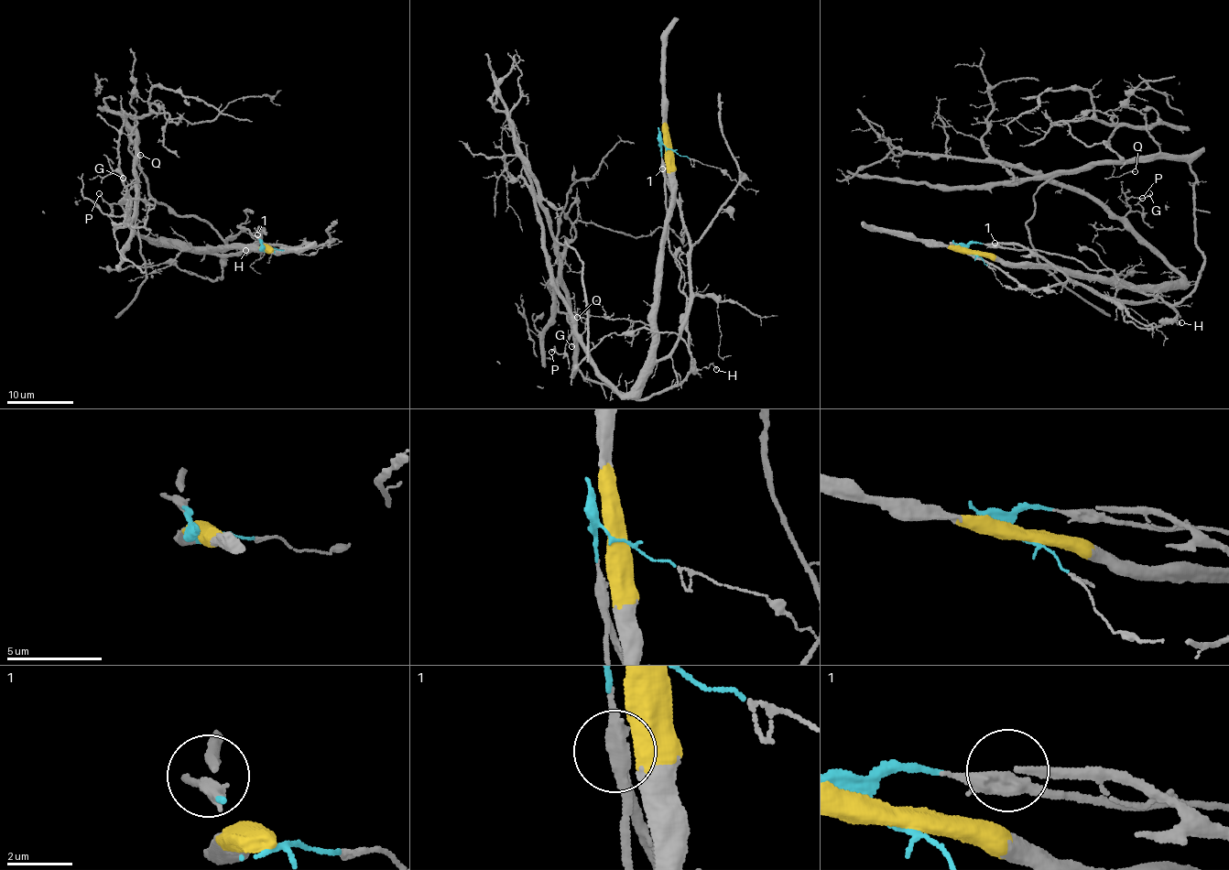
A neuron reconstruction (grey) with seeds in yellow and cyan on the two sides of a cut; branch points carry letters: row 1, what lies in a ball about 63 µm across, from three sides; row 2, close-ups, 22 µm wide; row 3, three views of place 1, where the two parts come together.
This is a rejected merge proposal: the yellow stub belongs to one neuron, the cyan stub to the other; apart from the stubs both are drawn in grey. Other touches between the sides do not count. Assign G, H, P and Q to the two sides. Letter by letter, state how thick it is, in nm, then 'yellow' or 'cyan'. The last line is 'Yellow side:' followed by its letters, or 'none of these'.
G: calibre 150 nm; yellow
H: calibre 110 nm; cyan
P: calibre 80 nm; yellow
Q: calibre 110 nm; cyan
Yellow side: G, P

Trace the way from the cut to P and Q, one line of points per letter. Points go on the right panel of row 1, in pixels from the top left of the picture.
P: (972, 252), (1129, 284), (1163, 285), (1180, 279), (1126, 218), (1128, 212), (1142, 212), (1142, 198)
Q: (972, 254), (980, 242), (1072, 256), (1180, 303), (1202, 255), (1196, 174), (1168, 158), (1114, 166), (1136, 172)

